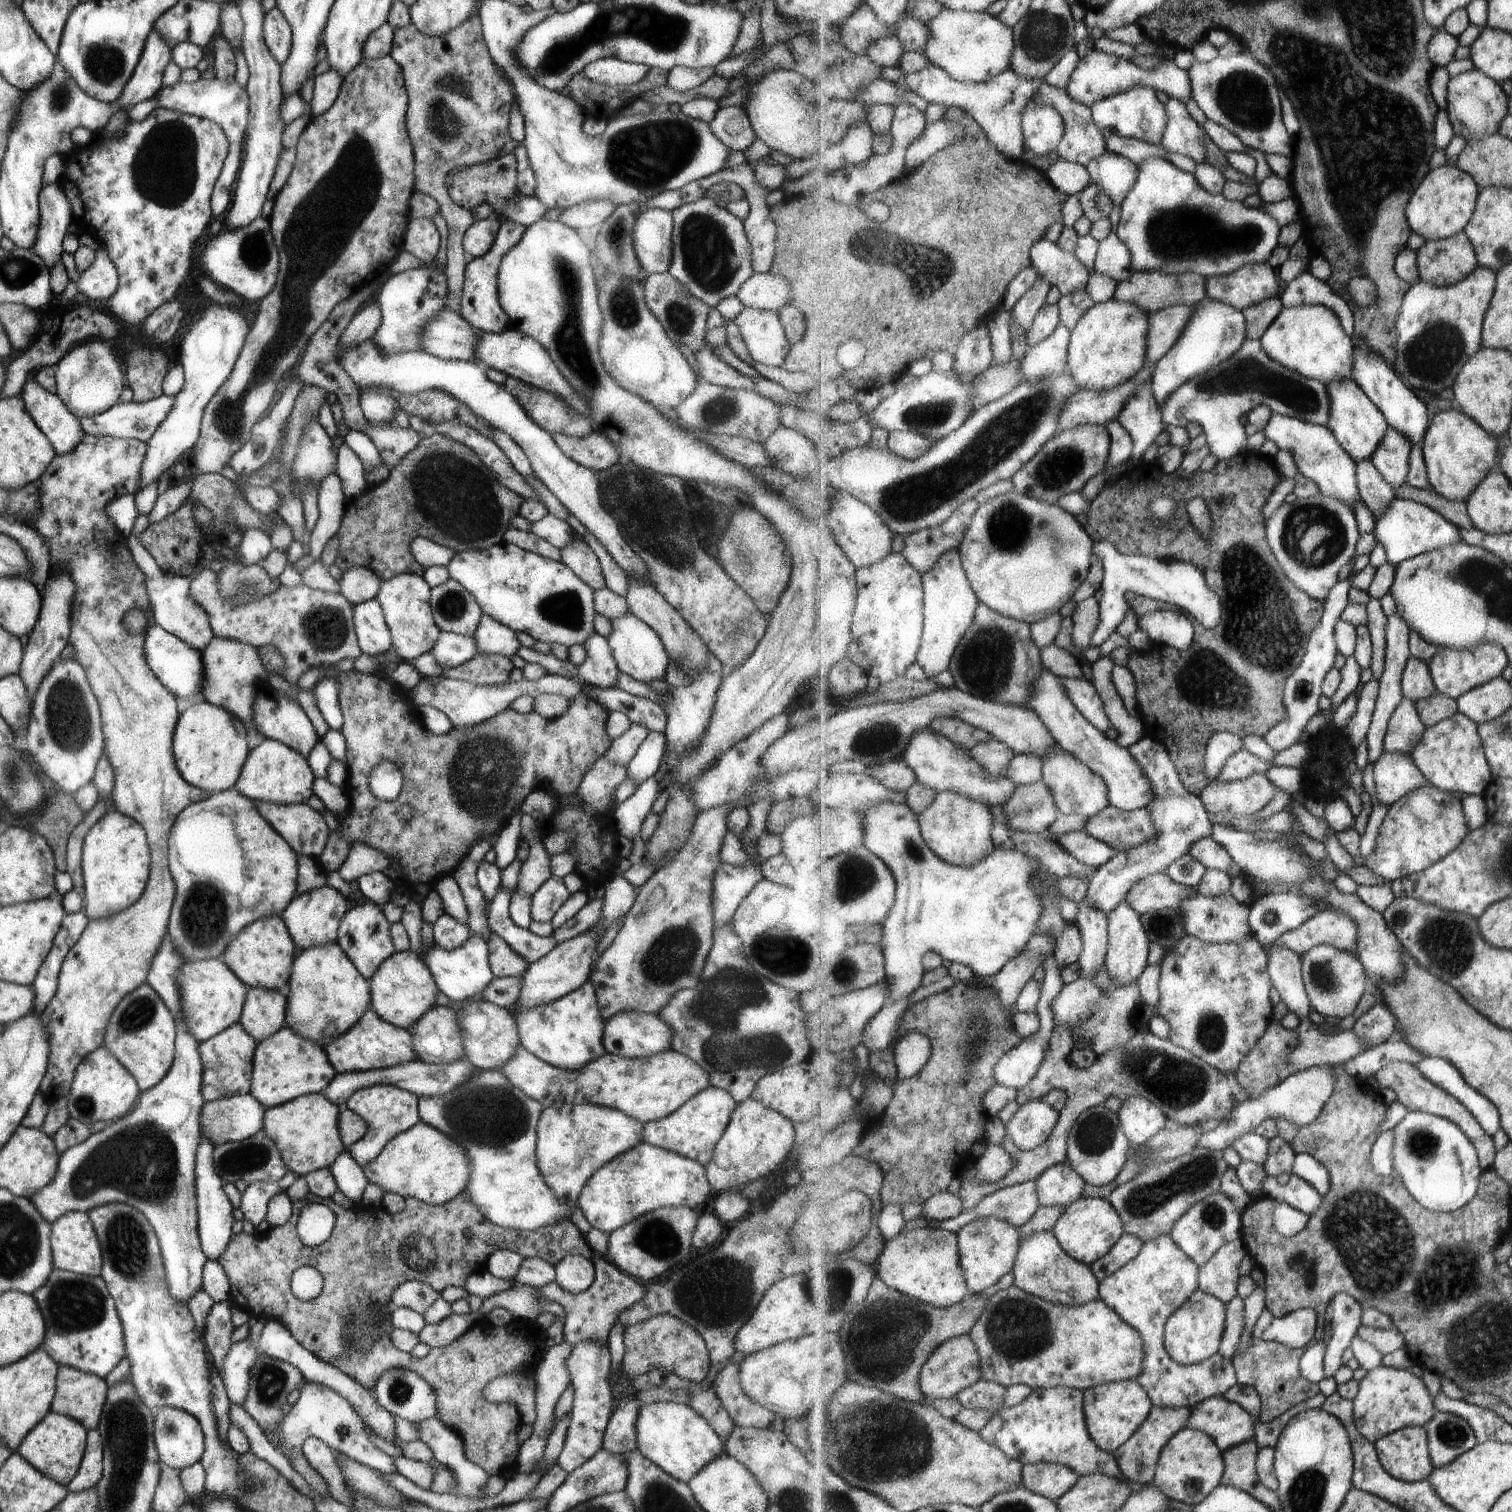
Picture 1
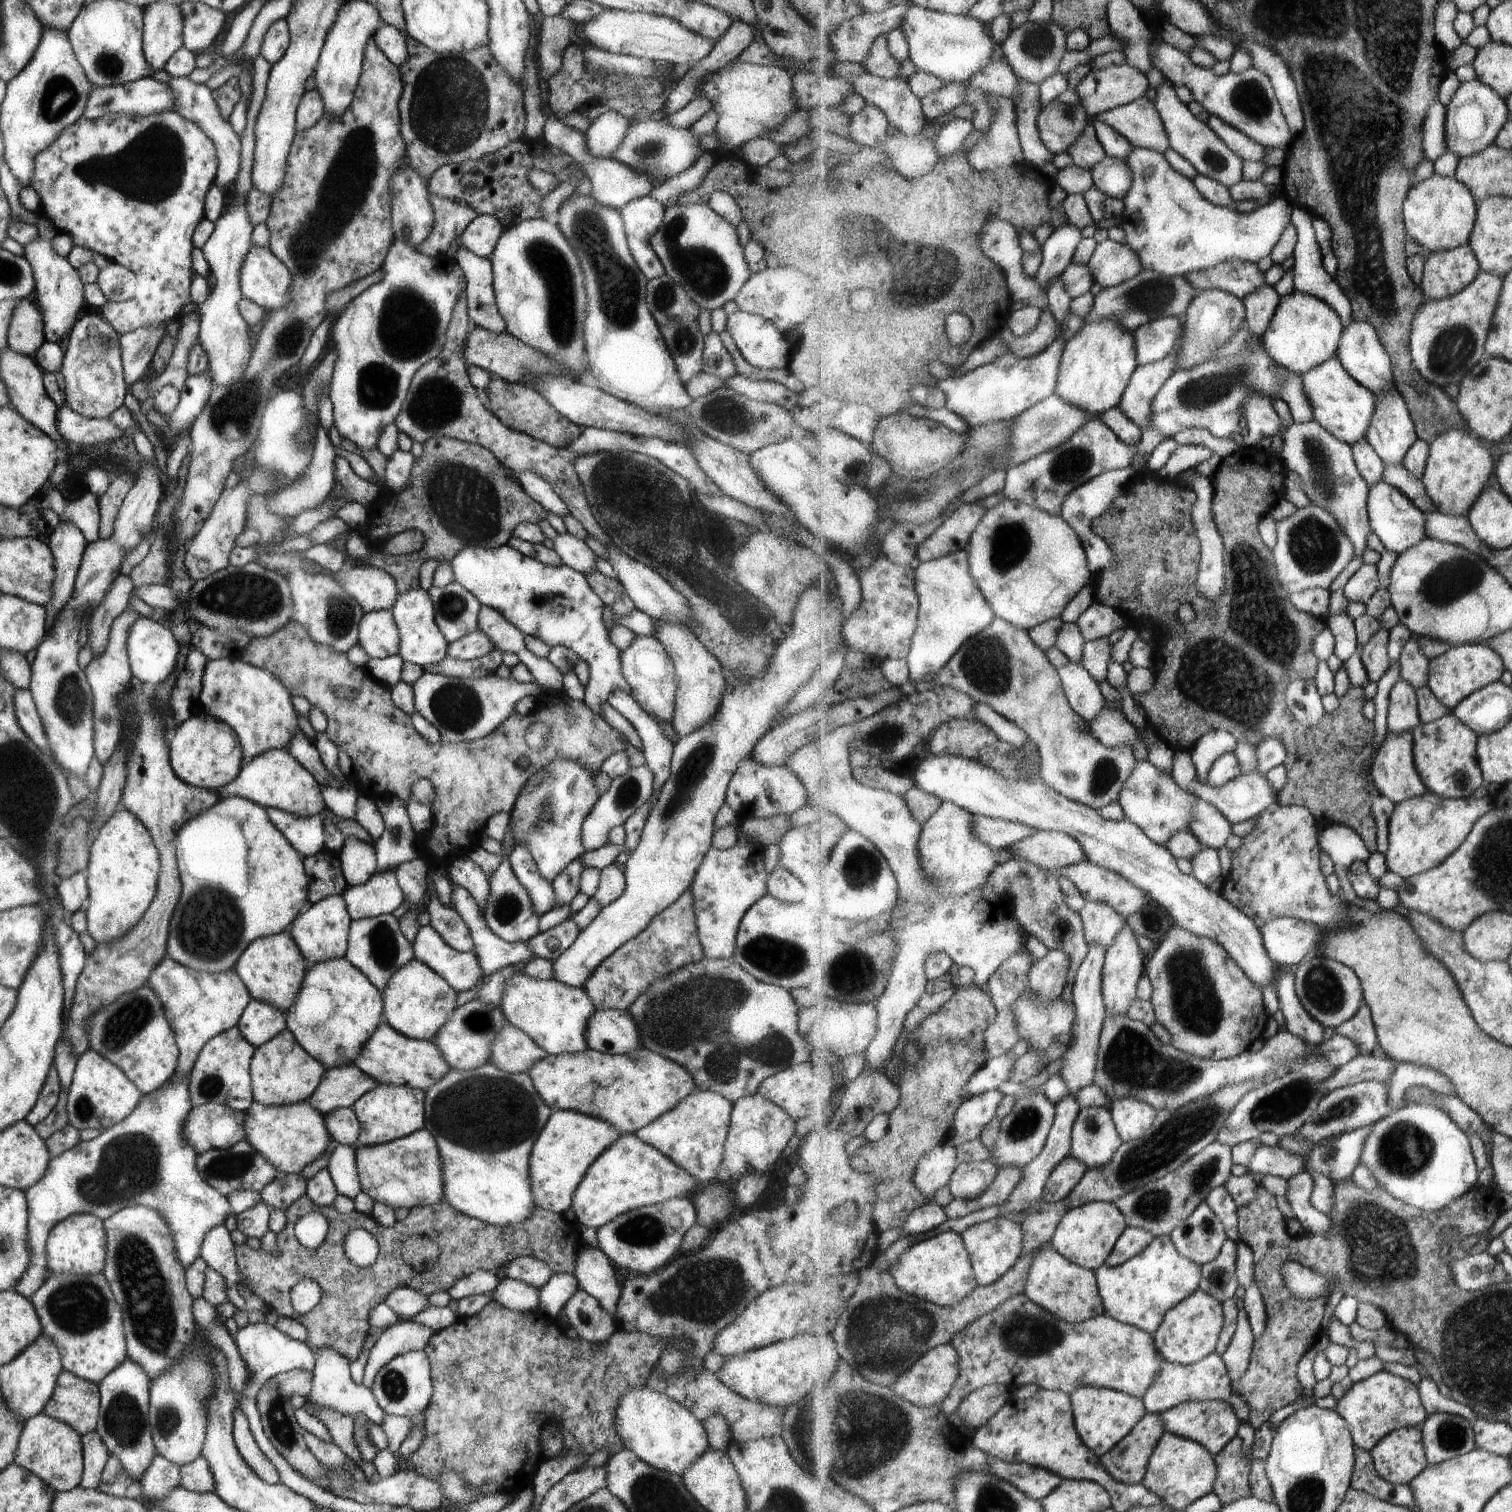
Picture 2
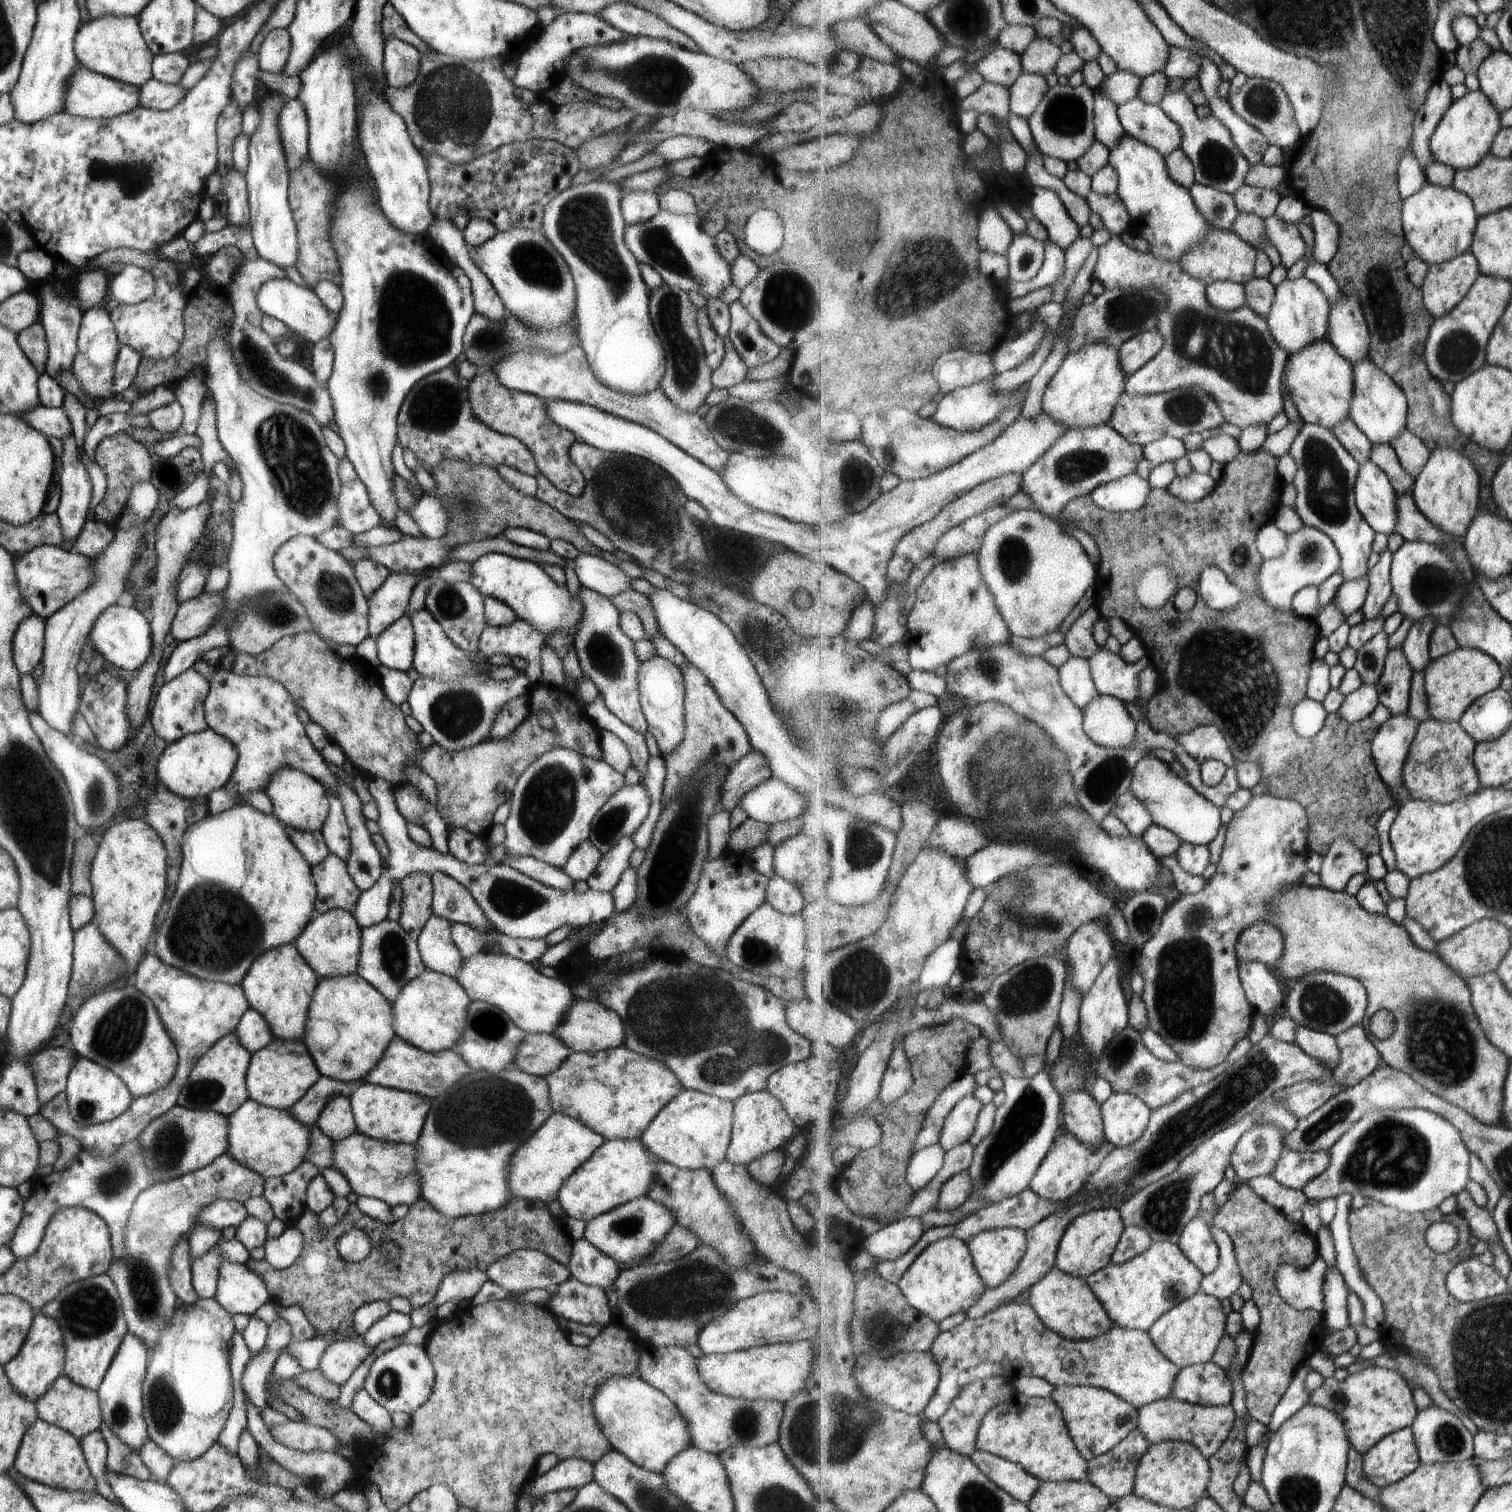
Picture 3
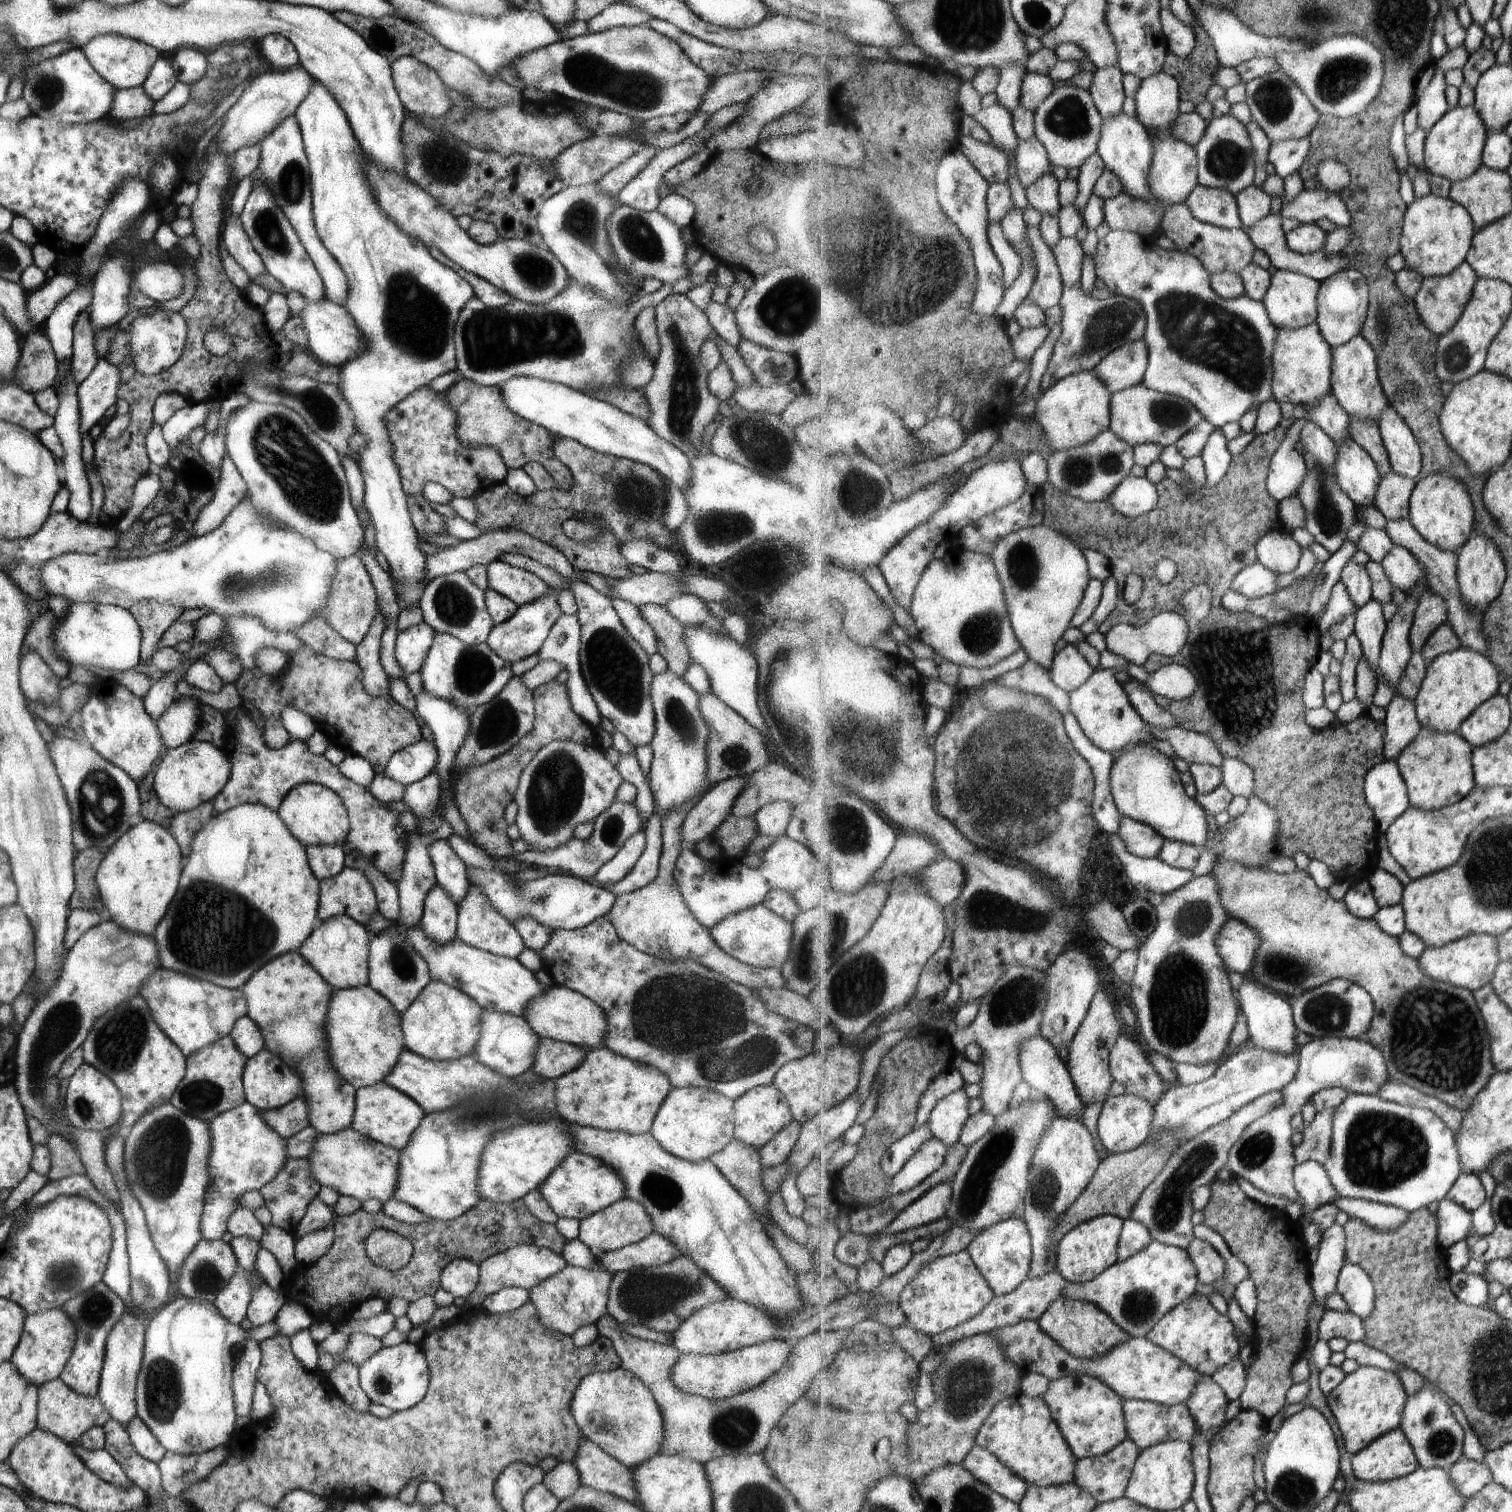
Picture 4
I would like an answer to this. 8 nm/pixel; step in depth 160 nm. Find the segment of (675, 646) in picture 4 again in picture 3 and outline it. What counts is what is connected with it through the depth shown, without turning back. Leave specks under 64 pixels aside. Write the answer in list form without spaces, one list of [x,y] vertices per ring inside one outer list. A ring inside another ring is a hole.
[[[629,589],[608,599],[619,612],[629,611],[635,613],[640,618],[647,640],[658,634],[658,624],[654,617],[651,603],[646,599],[645,595]]]

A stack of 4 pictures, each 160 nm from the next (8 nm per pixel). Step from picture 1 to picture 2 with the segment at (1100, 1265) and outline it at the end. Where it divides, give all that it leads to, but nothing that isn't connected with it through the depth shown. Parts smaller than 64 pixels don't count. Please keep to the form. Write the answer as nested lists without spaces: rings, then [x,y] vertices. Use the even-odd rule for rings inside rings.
[[[1126,1227],[1106,1264],[1116,1267],[1141,1254],[1156,1236],[1142,1228]]]

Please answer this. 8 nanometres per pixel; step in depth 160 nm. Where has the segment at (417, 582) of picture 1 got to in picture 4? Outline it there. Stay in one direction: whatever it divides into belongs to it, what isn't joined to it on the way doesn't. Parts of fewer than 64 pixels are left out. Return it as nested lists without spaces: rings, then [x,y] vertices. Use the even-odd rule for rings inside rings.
[[[435,632],[418,672],[423,691],[468,711],[489,702],[513,676],[510,664],[500,659],[487,643],[466,645],[447,633]]]

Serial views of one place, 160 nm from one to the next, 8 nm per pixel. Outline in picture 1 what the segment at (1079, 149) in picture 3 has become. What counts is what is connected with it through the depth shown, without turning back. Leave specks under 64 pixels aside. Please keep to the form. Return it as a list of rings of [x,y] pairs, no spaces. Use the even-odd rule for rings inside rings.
[[[1031,103],[1023,110],[1021,124],[1025,144],[1034,155],[1057,153],[1066,132],[1065,122],[1057,108]]]

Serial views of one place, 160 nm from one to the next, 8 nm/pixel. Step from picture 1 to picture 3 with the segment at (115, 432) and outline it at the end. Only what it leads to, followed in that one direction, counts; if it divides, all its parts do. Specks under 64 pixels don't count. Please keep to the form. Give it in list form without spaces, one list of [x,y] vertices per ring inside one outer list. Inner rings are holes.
[[[39,404],[14,415],[47,438],[55,437],[61,440],[63,436],[71,433],[71,426],[62,406],[55,408]]]

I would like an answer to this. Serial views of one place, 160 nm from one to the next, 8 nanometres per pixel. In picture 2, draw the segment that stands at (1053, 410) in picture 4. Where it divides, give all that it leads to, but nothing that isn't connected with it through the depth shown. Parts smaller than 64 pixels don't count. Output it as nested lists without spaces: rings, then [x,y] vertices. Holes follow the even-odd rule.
[[[1097,319],[1094,323],[1085,323],[1064,346],[1054,394],[1062,397],[1064,401],[1087,411],[1091,415],[1101,416],[1107,410],[1118,407],[1129,386],[1130,378],[1139,366],[1135,343],[1134,334],[1124,329],[1118,322],[1112,319]]]

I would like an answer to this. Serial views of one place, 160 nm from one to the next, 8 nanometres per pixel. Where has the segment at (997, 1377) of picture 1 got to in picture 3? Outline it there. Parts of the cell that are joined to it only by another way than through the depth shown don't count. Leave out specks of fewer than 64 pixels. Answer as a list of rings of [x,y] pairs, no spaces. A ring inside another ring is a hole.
[[[1019,1302],[1007,1303],[978,1319],[965,1317],[959,1326],[940,1333],[935,1339],[930,1353],[937,1361],[942,1376],[938,1390],[935,1391],[934,1398],[930,1400],[924,1416],[935,1422],[938,1422],[946,1414],[951,1402],[962,1394],[963,1387],[994,1376],[1004,1377],[1012,1385],[1019,1377],[1036,1376],[1048,1380],[1054,1387],[1069,1387],[1071,1385],[1101,1387],[1123,1397],[1123,1400],[1140,1409],[1142,1406],[1171,1397],[1175,1379],[1181,1370],[1179,1365],[1171,1362],[1155,1346],[1148,1332],[1113,1326],[1108,1333],[1094,1339],[1070,1341],[1050,1329],[1031,1304],[1019,1304]]]

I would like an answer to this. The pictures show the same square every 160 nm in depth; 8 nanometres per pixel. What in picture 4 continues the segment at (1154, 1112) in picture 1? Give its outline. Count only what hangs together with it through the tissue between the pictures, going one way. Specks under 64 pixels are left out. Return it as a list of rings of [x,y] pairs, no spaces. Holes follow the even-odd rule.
[[[1131,1093],[1111,1096],[1102,1106],[1102,1113],[1098,1120],[1100,1142],[1105,1148],[1114,1153],[1122,1153],[1135,1150],[1152,1136],[1154,1127],[1155,1106],[1143,1097]]]

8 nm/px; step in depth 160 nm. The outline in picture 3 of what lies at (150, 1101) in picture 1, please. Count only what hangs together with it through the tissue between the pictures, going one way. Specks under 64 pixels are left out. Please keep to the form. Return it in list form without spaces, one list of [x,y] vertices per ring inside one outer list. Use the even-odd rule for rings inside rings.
[[[135,1139],[124,1142],[108,1157],[95,1157],[82,1149],[62,1171],[41,1177],[24,1200],[20,1221],[8,1244],[14,1258],[30,1255],[43,1236],[44,1226],[50,1216],[60,1208],[81,1207],[98,1214],[108,1226],[112,1260],[119,1259],[125,1250],[124,1229],[129,1211],[138,1192],[153,1184],[148,1168],[142,1164],[140,1144]],[[219,1199],[201,1209],[201,1212],[192,1221],[192,1228],[201,1223],[216,1229],[226,1226],[236,1229],[247,1215],[243,1203]]]

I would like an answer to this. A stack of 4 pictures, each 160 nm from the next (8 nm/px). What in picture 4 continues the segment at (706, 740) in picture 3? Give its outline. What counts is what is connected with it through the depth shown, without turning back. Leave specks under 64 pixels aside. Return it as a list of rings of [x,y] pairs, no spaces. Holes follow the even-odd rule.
[[[711,693],[699,695],[698,699],[699,712],[708,726],[706,740],[708,788],[731,777],[748,776],[760,766],[770,762],[770,754],[764,738],[741,715]],[[699,797],[690,799],[687,803],[666,813],[660,820],[662,847],[655,878],[643,888],[615,897],[611,908],[605,914],[607,920],[613,925],[614,931],[621,940],[649,956],[661,960],[690,960],[715,974],[720,974],[724,979],[755,991],[760,988],[785,988],[785,981],[777,969],[755,968],[725,954],[715,944],[710,932],[695,920],[681,898],[678,884],[673,878],[675,859],[683,848],[680,826],[685,813],[697,800]]]

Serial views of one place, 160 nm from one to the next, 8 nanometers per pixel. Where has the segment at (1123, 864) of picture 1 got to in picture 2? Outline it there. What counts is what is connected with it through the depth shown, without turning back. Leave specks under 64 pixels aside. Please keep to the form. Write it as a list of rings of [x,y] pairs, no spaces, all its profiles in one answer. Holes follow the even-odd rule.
[[[1138,761],[1130,779],[1120,792],[1120,803],[1126,818],[1146,832],[1157,844],[1166,848],[1168,838],[1179,831],[1187,831],[1192,816],[1192,806],[1196,803],[1196,795],[1173,780],[1171,774],[1161,772],[1149,761]],[[1088,902],[1080,912],[1086,941],[1090,945],[1100,945],[1108,951],[1126,925],[1123,918],[1109,904]]]

